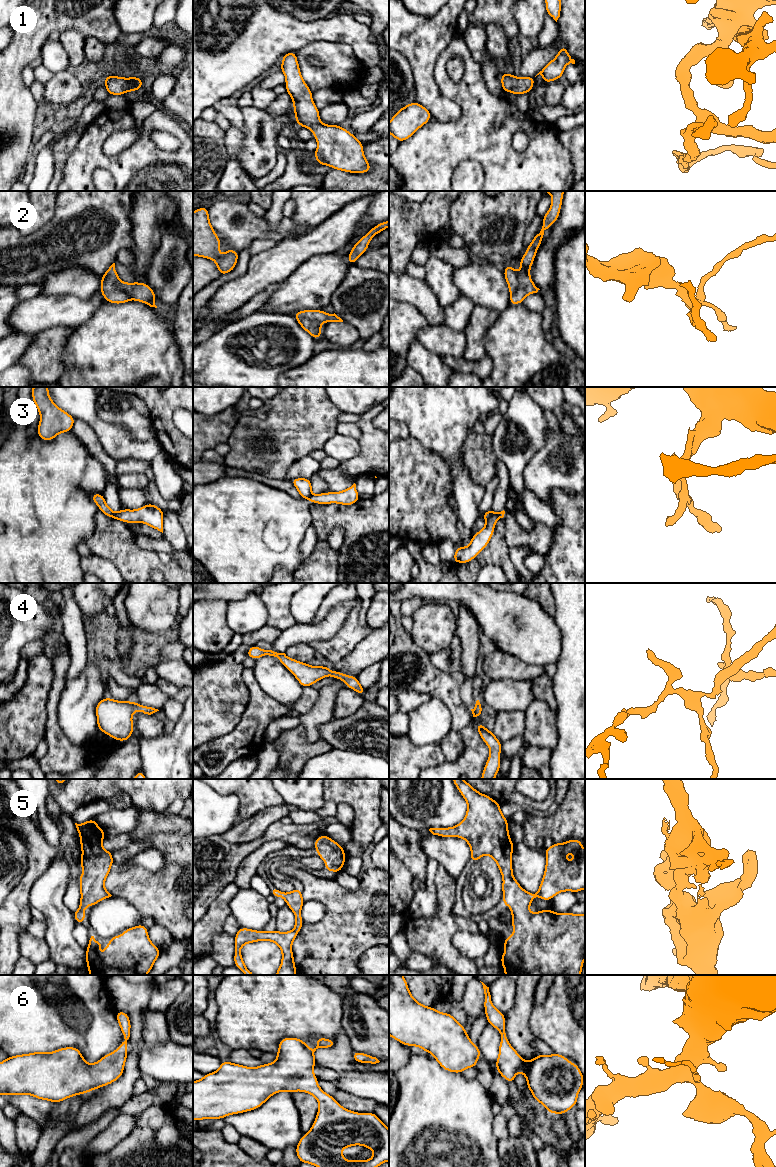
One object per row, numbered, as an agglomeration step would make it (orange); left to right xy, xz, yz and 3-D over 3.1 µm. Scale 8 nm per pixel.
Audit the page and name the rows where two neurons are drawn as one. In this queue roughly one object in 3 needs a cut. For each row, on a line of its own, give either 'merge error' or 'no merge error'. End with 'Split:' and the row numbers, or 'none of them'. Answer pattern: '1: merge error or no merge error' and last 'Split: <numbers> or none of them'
1: no merge error
2: merge error
3: merge error
4: no merge error
5: no merge error
6: no merge error
Split: 2, 3

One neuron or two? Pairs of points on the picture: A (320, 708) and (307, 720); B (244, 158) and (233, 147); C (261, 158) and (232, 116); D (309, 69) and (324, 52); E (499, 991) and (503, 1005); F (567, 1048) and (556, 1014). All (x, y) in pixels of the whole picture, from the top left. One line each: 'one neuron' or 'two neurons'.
A: one neuron
B: two neurons
C: two neurons
D: one neuron
E: one neuron
F: one neuron

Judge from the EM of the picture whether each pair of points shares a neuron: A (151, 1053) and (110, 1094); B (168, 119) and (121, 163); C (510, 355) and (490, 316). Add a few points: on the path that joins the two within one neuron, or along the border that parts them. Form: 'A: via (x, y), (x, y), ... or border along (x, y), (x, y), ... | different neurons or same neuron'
A: border along (141, 1042), (138, 1048), (138, 1068), (140, 1072) | different neurons
B: via (155, 124), (145, 134), (145, 141), (134, 152) | same neuron
C: border along (499, 313), (484, 335), (482, 344) | different neurons

